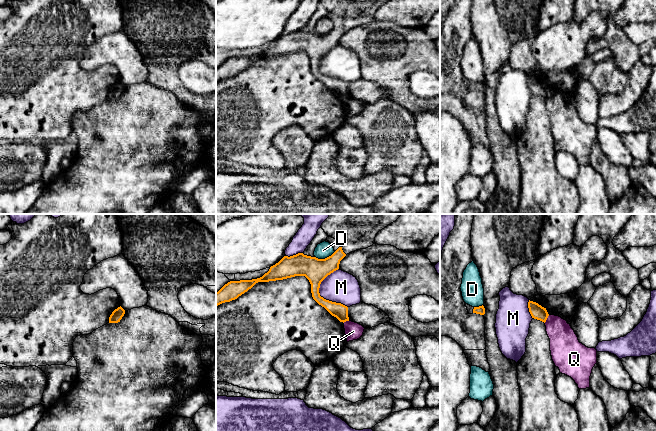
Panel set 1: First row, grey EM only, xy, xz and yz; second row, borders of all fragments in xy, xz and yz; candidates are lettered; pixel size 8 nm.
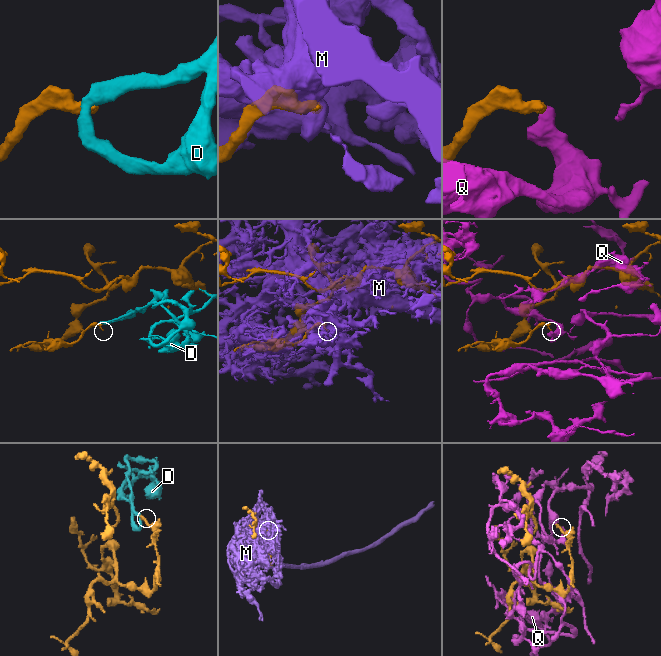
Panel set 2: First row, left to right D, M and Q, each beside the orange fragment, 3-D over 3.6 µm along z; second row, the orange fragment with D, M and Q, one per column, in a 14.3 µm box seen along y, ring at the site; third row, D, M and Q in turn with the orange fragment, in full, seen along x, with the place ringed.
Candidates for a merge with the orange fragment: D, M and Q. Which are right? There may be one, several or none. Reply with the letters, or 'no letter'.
no letter

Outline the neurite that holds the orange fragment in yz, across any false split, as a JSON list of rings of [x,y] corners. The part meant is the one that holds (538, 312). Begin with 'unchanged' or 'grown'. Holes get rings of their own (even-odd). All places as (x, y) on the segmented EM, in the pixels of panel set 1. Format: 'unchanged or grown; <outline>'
unchanged; [[[530,301],[528,302],[528,308],[529,308],[529,312],[532,316],[532,318],[540,320],[542,322],[546,322],[549,314],[546,310],[546,308],[542,307],[541,305],[539,305],[536,302]]]

